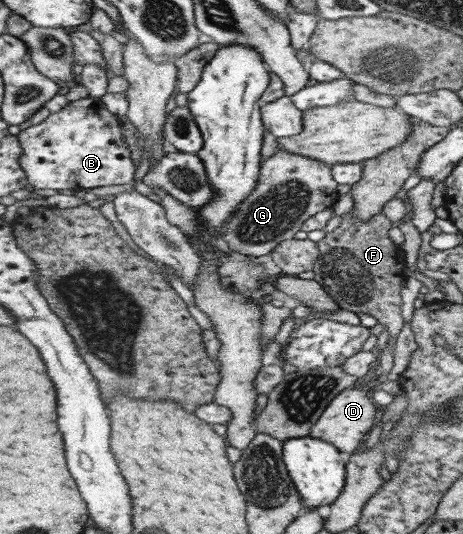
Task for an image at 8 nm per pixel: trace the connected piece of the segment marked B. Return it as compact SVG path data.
M98 97L68 102L61 111L25 128L17 137L24 152L20 164L27 172L29 184L36 188L56 191L118 186L126 184L135 170L132 150L122 136L120 118Z

